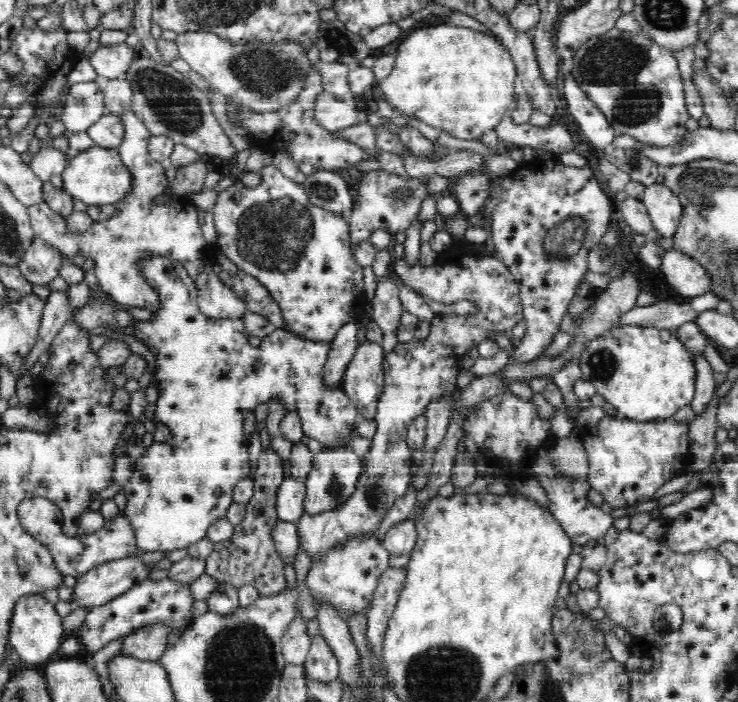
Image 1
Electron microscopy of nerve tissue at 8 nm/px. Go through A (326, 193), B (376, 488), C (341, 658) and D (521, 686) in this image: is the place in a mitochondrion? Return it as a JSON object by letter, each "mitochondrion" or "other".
{"A":"mitochondrion","B":"mitochondrion","C":"other","D":"other"}

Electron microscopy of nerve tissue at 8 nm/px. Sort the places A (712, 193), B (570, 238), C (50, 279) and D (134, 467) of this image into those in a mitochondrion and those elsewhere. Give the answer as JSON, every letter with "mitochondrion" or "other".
{"A":"mitochondrion","B":"mitochondrion","C":"other","D":"other"}

